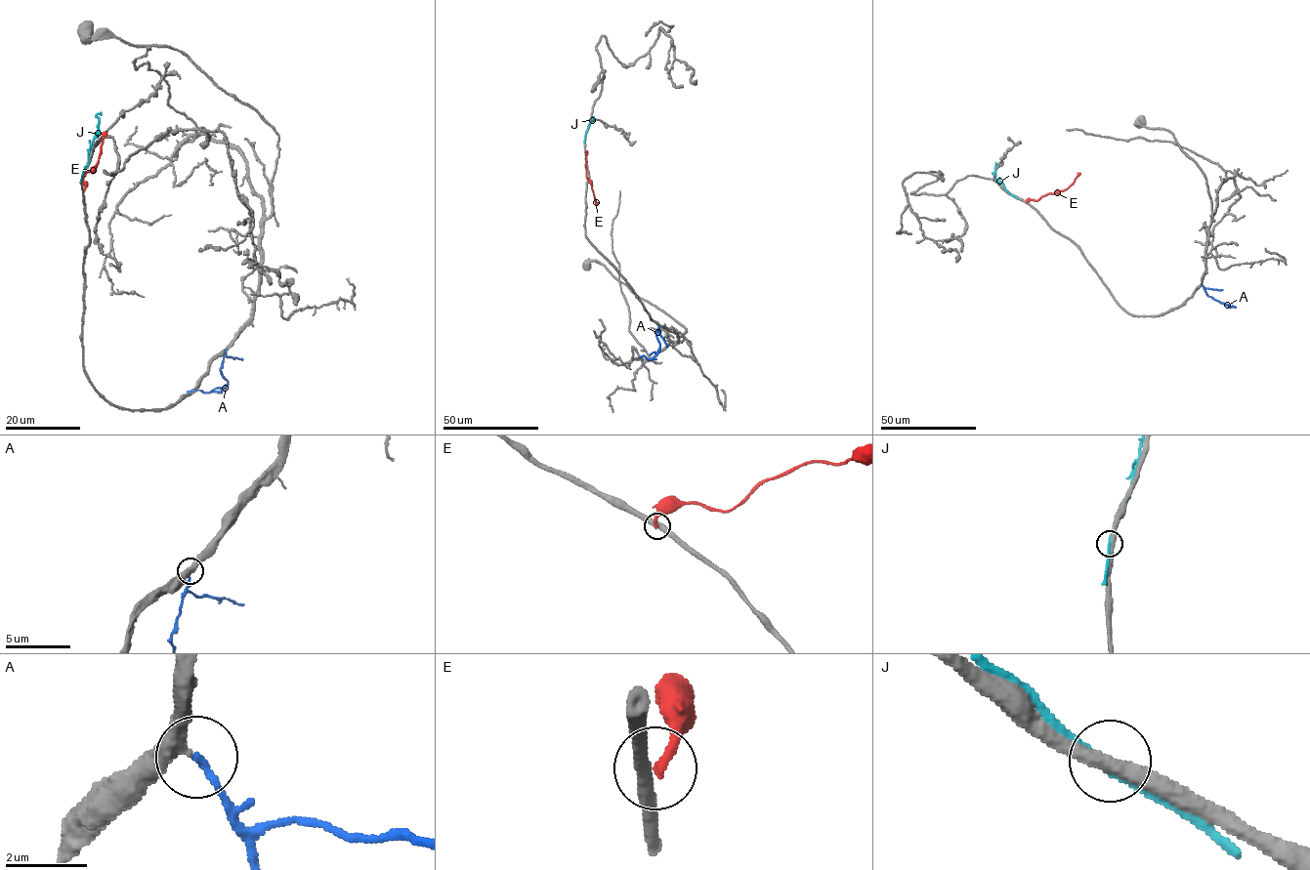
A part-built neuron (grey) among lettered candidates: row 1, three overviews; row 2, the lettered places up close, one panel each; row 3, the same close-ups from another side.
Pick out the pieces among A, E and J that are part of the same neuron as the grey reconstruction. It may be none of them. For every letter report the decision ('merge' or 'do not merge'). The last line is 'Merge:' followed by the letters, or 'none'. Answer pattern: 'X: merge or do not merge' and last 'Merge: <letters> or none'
A: merge
E: do not merge
J: do not merge
Merge: A

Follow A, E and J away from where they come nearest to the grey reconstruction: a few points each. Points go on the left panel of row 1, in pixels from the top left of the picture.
A: (226, 350), (221, 371), (228, 382), (226, 387), (221, 392), (187, 392)
E: (83, 189), (82, 179), (85, 172), (97, 164), (105, 132)
J: (82, 174), (98, 133), (99, 119), (96, 116), (101, 115)

